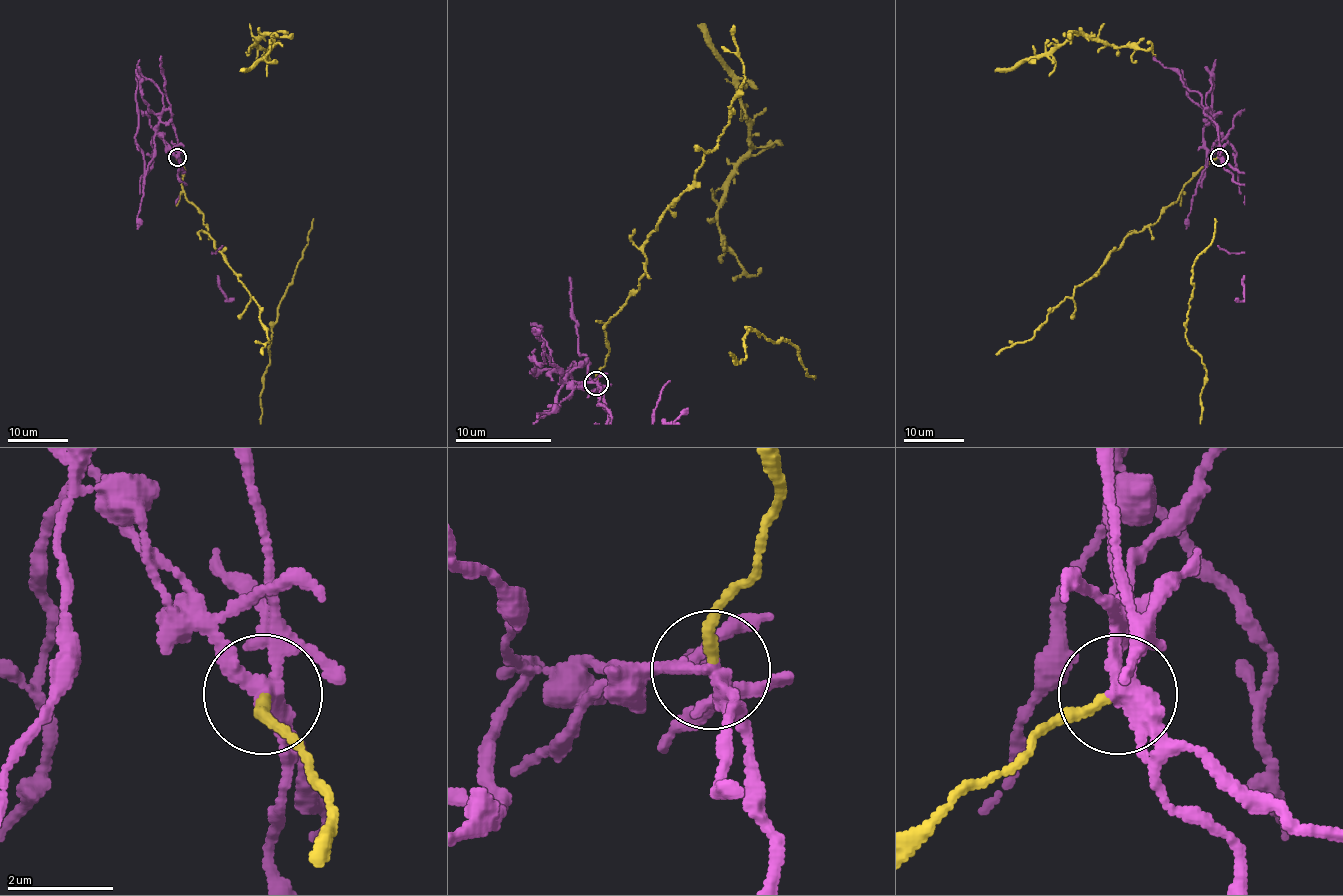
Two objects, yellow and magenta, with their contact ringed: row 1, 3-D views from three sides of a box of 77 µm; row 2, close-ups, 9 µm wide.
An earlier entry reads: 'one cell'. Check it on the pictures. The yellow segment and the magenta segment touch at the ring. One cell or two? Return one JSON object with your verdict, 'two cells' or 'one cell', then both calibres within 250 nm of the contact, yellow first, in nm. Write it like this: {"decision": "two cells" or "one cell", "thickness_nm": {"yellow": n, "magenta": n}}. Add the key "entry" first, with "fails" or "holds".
{"entry": "fails", "decision": "two cells", "thickness_nm": {"yellow": 190, "magenta": 280}}

